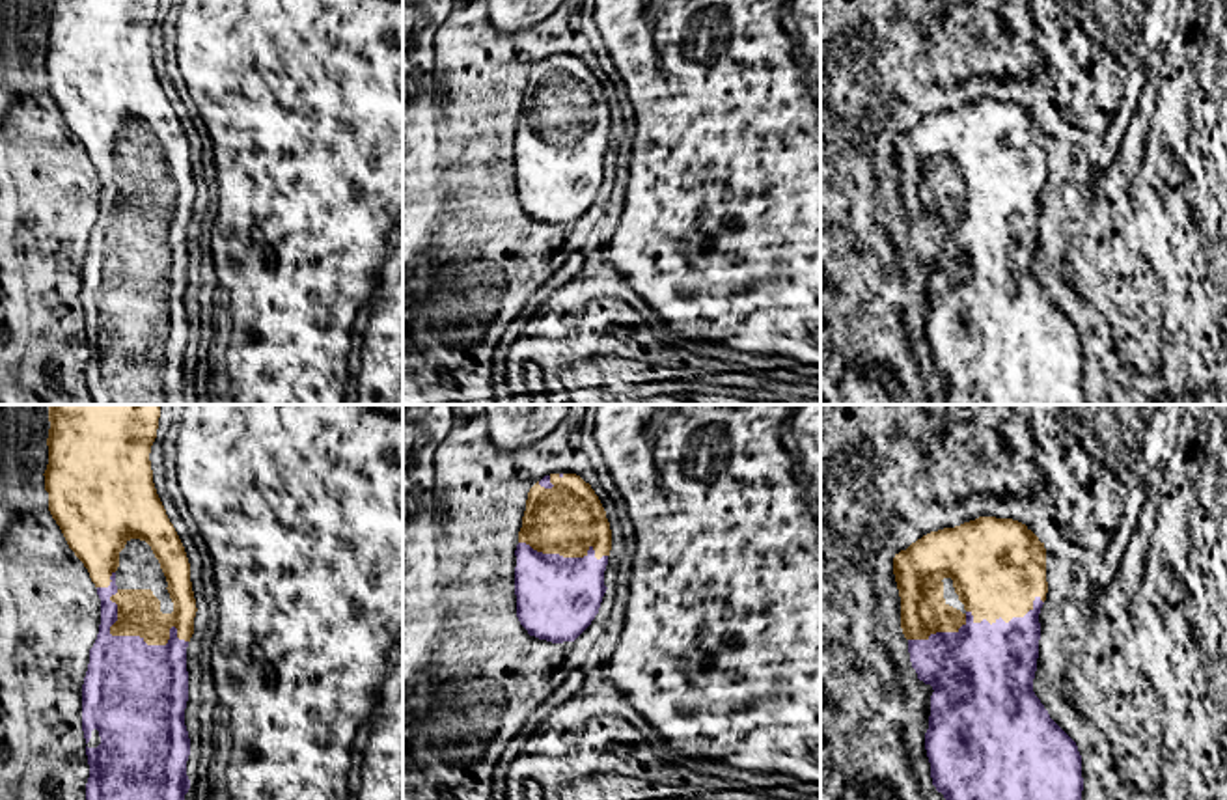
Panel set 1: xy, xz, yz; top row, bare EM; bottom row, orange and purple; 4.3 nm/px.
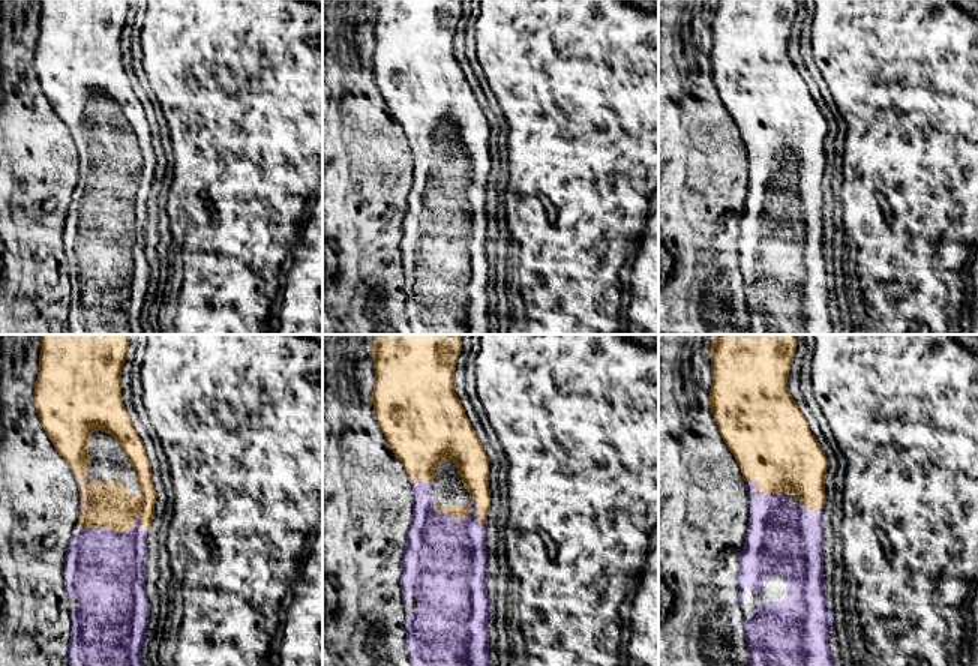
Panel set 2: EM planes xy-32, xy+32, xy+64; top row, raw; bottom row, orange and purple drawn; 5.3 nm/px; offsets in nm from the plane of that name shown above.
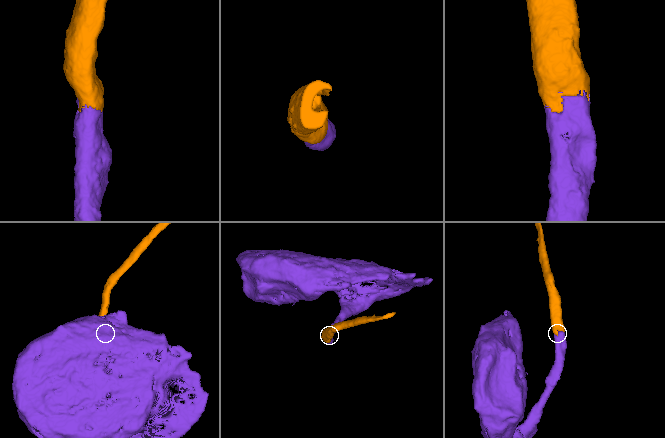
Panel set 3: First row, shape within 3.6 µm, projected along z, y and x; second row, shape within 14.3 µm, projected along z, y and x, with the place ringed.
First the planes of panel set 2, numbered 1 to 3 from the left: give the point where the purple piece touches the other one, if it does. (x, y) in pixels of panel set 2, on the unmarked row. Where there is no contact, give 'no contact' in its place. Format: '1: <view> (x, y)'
1: xy-32 (120, 195)
2: xy+32 (452, 180)
3: xy+64 (765, 156)

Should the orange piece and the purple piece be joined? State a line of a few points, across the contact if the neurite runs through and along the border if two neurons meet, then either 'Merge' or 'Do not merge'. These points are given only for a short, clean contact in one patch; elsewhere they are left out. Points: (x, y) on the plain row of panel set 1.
Merge

